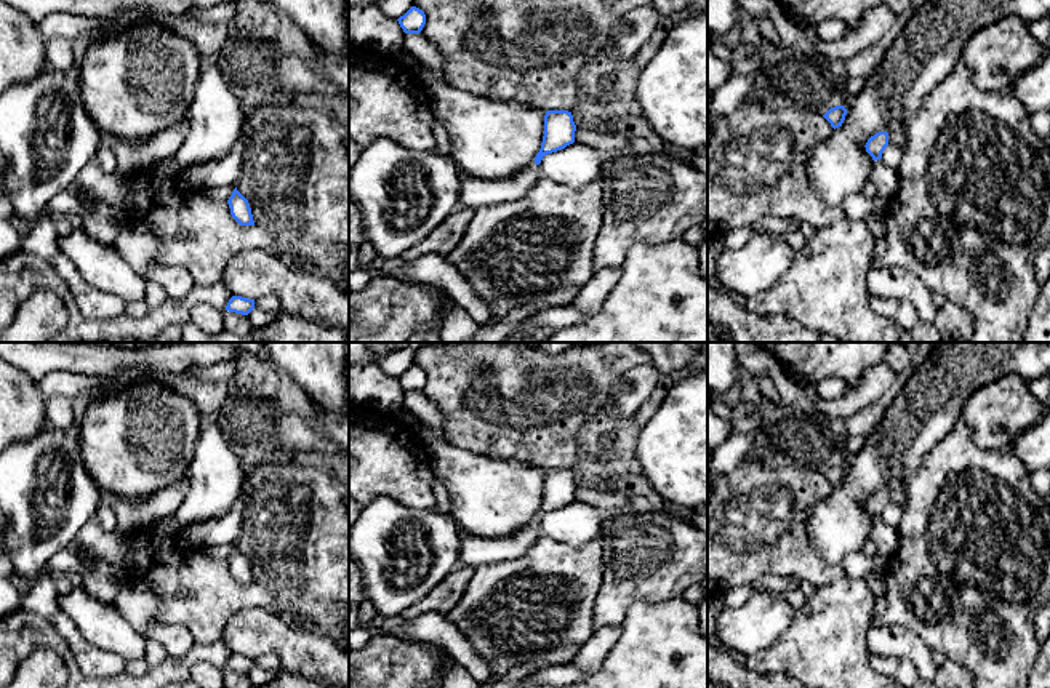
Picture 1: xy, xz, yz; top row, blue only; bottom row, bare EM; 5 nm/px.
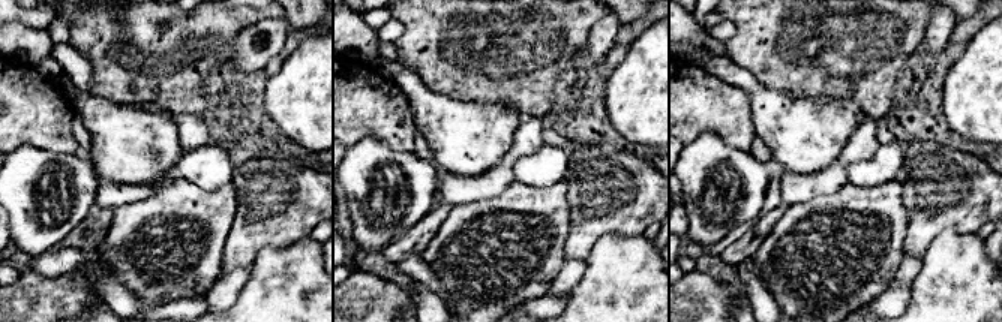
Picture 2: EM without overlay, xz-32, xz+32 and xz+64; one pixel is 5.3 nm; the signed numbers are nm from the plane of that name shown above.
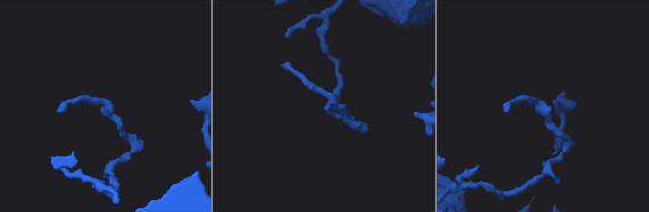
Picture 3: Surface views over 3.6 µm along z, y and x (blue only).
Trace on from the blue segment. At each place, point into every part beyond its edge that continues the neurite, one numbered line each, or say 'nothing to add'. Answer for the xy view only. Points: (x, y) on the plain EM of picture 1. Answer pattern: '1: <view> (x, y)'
nothing to add

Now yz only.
1: yz (897, 495)

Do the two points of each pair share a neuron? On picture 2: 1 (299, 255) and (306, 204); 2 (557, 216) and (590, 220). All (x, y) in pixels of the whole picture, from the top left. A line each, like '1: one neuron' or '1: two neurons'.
1: two neurons
2: two neurons

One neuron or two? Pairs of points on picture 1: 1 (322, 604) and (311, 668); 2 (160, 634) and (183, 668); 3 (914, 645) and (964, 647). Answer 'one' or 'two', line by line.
1: two
2: two
3: two

